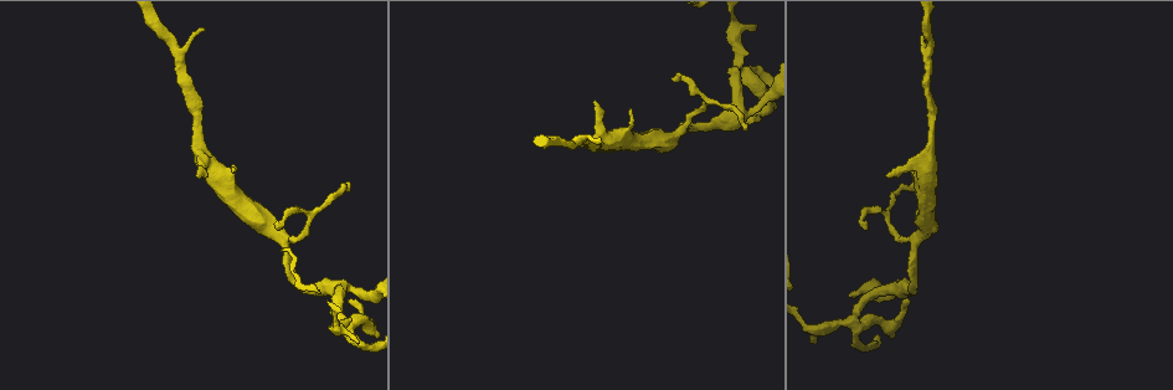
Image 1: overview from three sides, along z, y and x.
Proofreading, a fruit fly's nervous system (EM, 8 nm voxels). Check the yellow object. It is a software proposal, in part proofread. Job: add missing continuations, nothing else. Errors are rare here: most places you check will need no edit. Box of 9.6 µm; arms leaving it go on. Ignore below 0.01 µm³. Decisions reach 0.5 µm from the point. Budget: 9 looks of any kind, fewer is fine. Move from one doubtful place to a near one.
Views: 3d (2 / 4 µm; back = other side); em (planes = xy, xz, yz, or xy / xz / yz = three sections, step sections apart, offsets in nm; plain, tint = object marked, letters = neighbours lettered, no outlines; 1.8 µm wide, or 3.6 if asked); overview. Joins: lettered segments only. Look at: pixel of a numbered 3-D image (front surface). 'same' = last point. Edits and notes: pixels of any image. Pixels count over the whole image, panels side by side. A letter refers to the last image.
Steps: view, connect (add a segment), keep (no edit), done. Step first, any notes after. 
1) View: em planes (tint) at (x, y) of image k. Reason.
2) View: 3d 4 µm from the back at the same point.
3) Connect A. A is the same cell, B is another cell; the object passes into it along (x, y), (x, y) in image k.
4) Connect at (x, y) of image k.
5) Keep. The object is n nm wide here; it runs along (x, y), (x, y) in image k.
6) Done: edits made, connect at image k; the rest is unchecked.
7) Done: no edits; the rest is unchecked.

View: 3d 4 µm at (911, 186) of image 1.

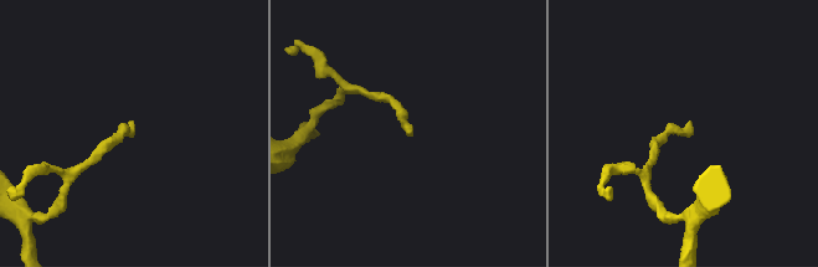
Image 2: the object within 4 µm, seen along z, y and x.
View: em xz step 8 (tint) at (133, 121) of image 2.

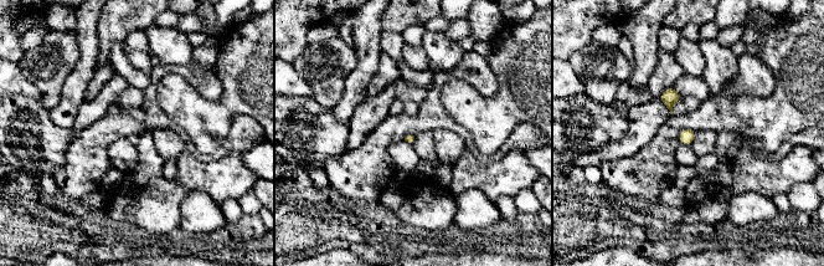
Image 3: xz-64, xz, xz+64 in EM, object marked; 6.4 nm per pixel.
View: em planes (letters) at the same point. Cut it another way.

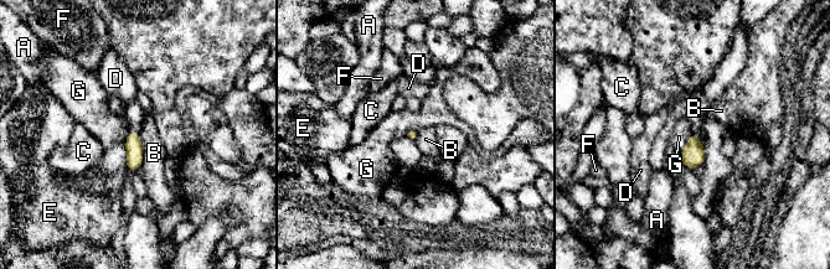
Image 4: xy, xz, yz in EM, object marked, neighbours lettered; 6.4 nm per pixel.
Keep. A, B, C, D, E, F and G are other cells; a border runs along (138, 132), (142, 146), (140, 167) in image 4; none of them fits.

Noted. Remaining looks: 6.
View: em yz step 16 (letters) at (747, 121) of image 1. An open end.

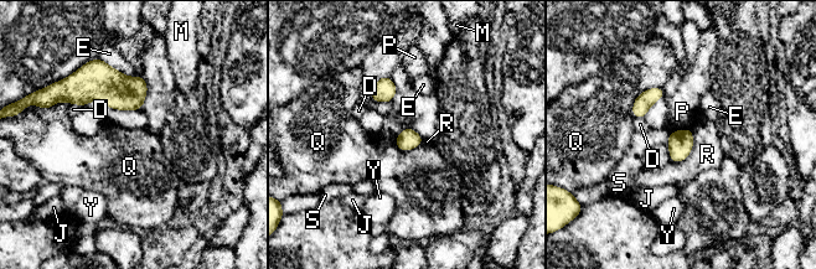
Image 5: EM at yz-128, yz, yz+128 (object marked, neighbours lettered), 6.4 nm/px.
View: em xy step 4 (letters) at the same point. Another direction.

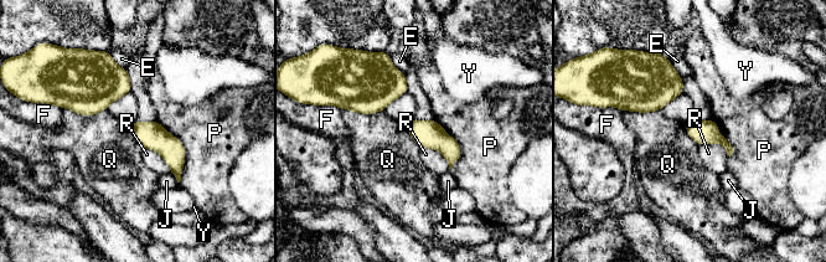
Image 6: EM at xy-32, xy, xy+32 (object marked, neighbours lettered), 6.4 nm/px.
Keep. E, F, J, P, Q, R and Y are other cells; a border runs along (62, 108), (83, 116), (106, 111) in image 6; no lettered segment goes on from it.

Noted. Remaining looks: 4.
View: em planes (letters) at (866, 227) of image 1. Tapers out.

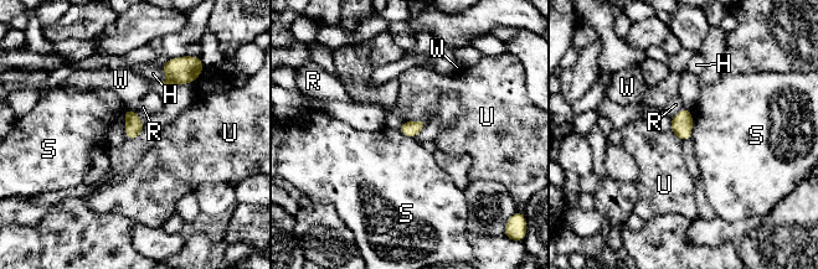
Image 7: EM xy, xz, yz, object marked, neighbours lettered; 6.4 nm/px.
Keep. H, R, S, U and W are other cells; a border runs along (124, 109), (124, 135), (128, 139) in image 7; no lettered segment goes on from it.

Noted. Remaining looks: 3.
View: em planes (letters) at (811, 341) of image 1. Branch stops here.

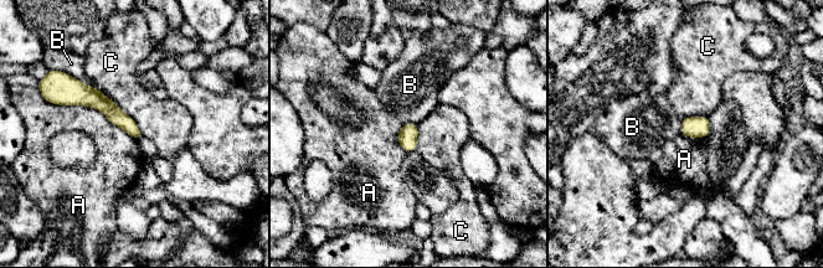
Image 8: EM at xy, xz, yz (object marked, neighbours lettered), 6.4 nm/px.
Keep. The longest contact is with A, 600 nm; A, B and C are other cells; a border runs along (49, 102), (94, 107), (135, 140) in image 8; no lettered segment goes on from it.

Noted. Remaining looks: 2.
Done: no edits; the rest is unchecked.

